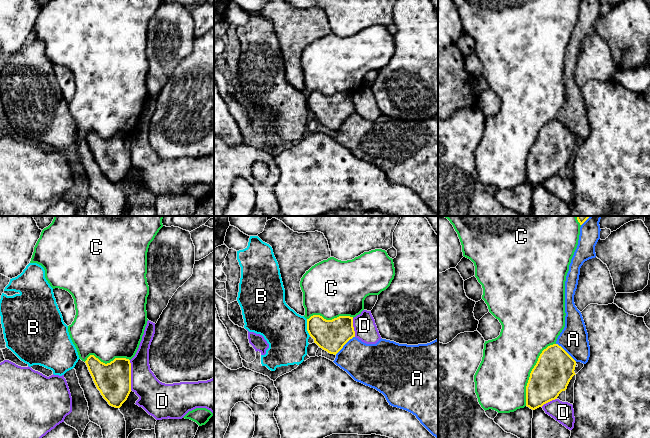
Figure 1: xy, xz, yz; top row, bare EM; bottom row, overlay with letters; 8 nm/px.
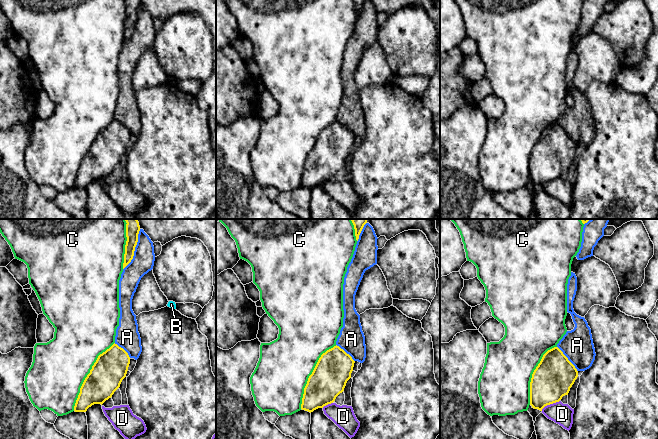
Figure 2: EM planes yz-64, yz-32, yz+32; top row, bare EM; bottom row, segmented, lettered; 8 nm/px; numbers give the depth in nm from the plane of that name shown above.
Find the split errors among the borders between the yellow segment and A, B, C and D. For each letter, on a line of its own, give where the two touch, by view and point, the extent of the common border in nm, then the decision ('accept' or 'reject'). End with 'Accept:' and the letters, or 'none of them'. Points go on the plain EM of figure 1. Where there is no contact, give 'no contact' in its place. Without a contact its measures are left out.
A: xz (344, 120) | 220 nm | reject
B: xz (307, 103) | 140 nm | reject
C: yz (531, 148) | 550 nm | reject
D: xy (130, 151) | 240 nm | reject
Accept: none of them

